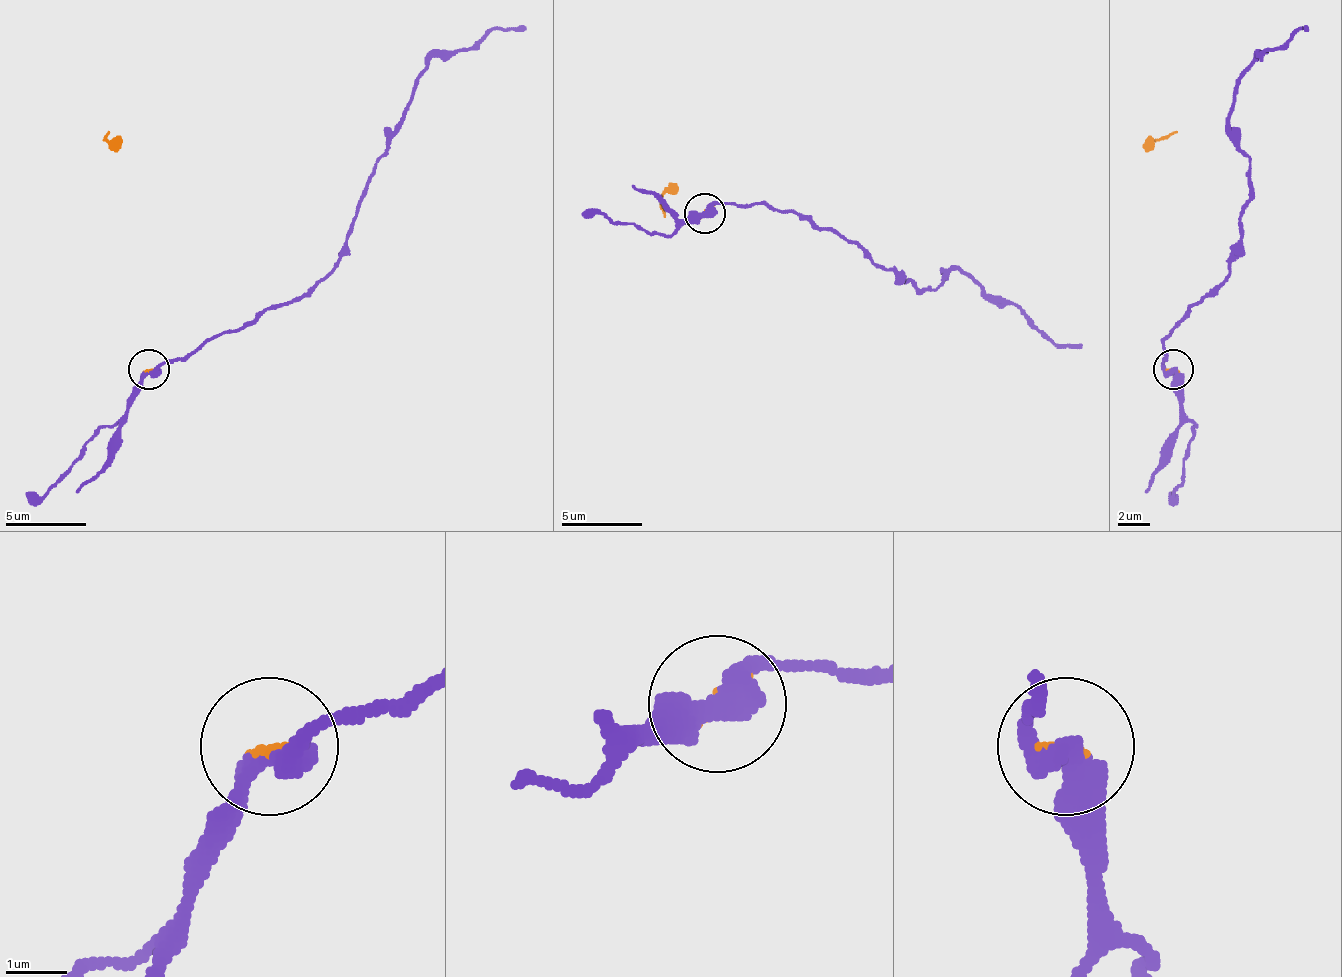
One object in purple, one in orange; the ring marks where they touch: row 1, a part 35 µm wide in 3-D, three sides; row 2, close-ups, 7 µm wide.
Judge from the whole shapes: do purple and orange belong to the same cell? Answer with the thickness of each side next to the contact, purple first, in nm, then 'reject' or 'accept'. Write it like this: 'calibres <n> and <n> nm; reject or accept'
calibres 380 and 100 nm; reject

